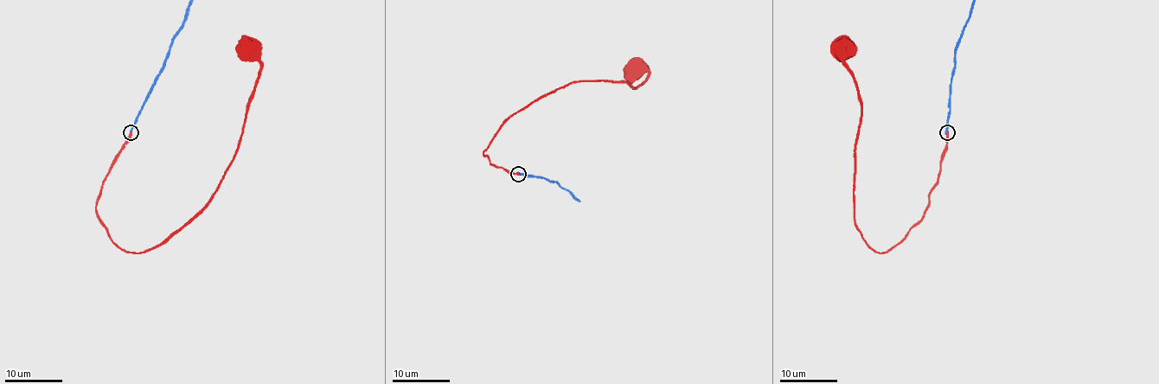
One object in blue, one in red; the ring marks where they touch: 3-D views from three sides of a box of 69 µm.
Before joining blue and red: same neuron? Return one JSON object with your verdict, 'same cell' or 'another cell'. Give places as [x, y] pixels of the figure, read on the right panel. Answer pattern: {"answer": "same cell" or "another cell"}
{"answer": "another cell"}

